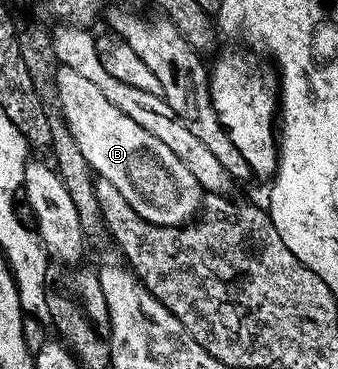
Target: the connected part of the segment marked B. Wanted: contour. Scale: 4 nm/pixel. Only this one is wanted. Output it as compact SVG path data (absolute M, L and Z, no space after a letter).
M60 65L56 81L62 115L92 173L99 180L114 183L118 195L126 199L137 215L151 225L183 227L201 212L202 190L198 179L194 179L190 167L186 167L162 139L154 139L146 127L138 127L130 115L122 115L94 83L78 75L78 71Z

